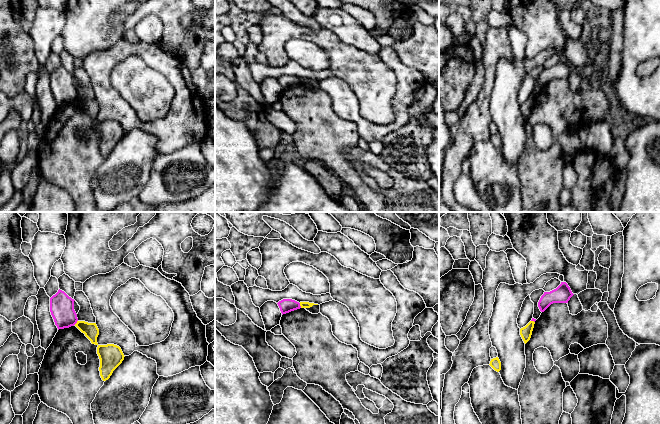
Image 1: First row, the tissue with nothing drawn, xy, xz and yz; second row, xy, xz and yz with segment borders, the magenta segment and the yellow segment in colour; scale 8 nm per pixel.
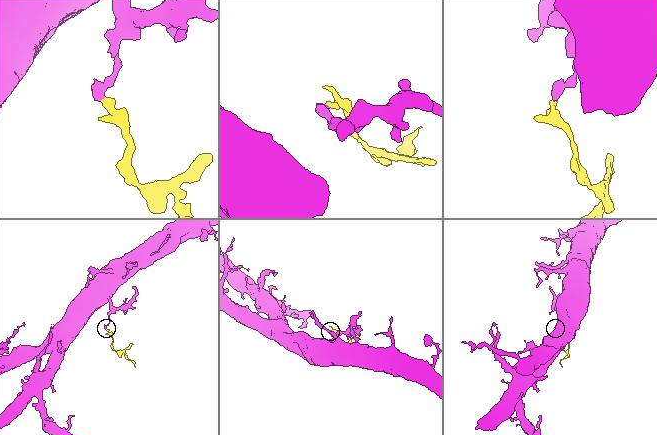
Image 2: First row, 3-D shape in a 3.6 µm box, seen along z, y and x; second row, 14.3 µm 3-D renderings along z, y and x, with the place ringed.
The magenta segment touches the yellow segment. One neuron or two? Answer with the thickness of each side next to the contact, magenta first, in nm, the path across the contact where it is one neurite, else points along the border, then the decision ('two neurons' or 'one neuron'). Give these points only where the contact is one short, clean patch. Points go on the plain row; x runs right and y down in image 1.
110 nm thick on the magenta side, 50 nm on the other; border along xz (299, 79), (301, 83); two neurons

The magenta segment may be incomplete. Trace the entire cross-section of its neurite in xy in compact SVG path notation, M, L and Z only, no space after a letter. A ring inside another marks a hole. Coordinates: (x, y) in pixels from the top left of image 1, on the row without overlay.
M60 65L50 74L50 88L58 106L69 104L77 99L74 77Z

